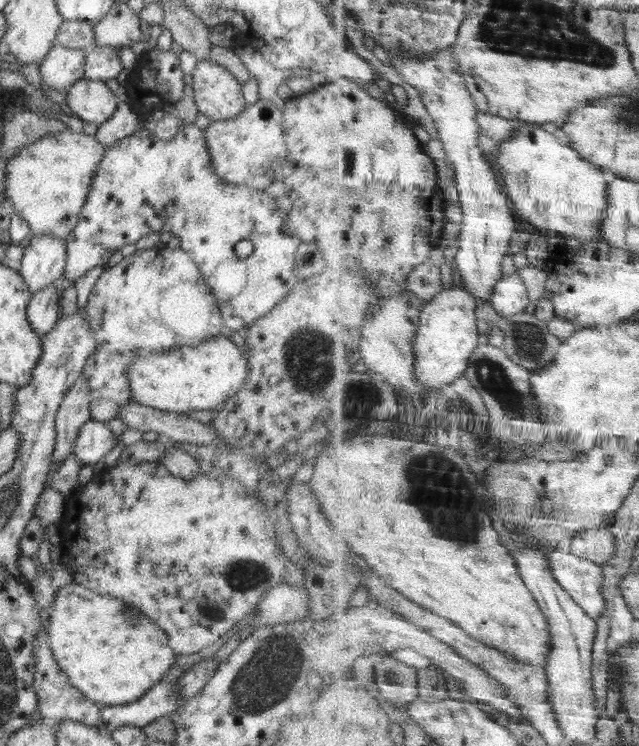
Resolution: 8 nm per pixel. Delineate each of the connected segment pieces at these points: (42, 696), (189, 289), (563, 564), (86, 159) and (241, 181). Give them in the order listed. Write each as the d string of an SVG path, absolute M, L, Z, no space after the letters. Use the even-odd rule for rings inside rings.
M38 632L33 642L33 657L35 660L34 684L37 694L37 710L46 720L75 720L90 727L98 728L101 724L100 709L95 702L88 700L71 682L69 676L60 670L53 652L45 641L45 632Z
M167 246L137 250L116 265L107 266L92 288L85 314L96 339L96 349L92 357L88 357L81 377L88 386L91 420L106 425L110 420L120 418L120 410L126 403L132 402L126 370L132 364L134 354L161 354L172 352L176 348L194 348L205 340L222 334L225 326L216 299L191 255L181 248L170 249Z
M564 540L560 543L558 549L549 551L551 559L551 569L555 573L555 577L563 584L568 592L572 593L584 610L588 611L590 616L598 620L608 608L605 594L603 593L605 568L603 565L594 562L588 558L576 556L572 551L572 541Z
M65 130L28 143L8 160L5 166L5 198L14 206L15 213L28 223L33 236L49 234L62 239L69 238L77 225L80 210L87 201L90 183L106 149L107 146L96 140L95 136Z
M258 99L234 118L212 121L204 130L204 138L212 159L214 172L226 183L266 188L282 180L282 170L288 151L281 130L281 110L269 100Z

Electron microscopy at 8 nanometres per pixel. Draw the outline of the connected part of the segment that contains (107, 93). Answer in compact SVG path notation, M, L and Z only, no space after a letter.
M82 78L71 84L67 93L67 110L84 123L101 125L116 110L116 97L102 80Z

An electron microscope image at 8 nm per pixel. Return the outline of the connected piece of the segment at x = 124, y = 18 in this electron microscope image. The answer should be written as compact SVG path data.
M116 3L110 12L93 25L95 45L114 47L131 46L144 41L138 15L126 3Z

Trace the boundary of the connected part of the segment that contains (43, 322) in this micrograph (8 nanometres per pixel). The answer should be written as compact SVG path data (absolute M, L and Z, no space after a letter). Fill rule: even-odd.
M53 282L50 286L33 293L27 306L28 322L40 337L55 328L55 324L59 321L58 308L61 288L56 285L57 282Z

